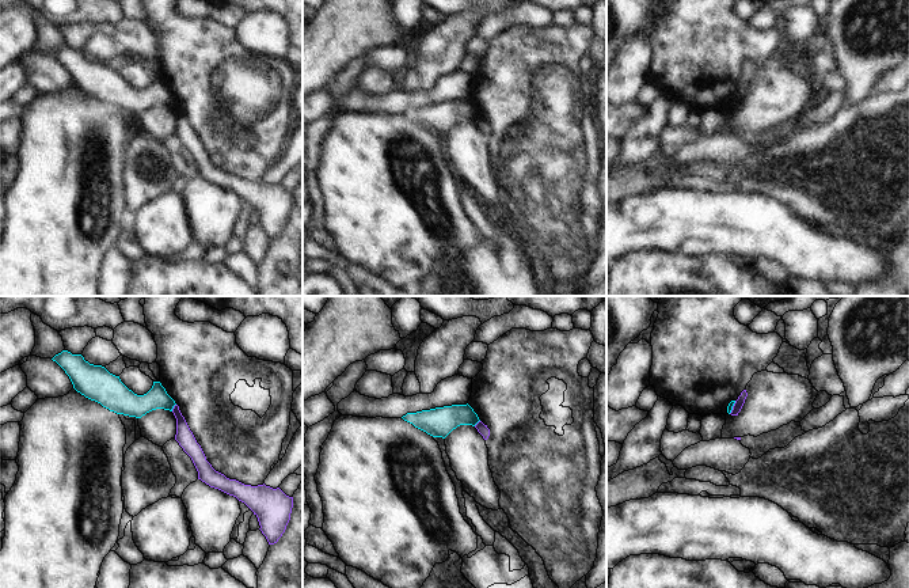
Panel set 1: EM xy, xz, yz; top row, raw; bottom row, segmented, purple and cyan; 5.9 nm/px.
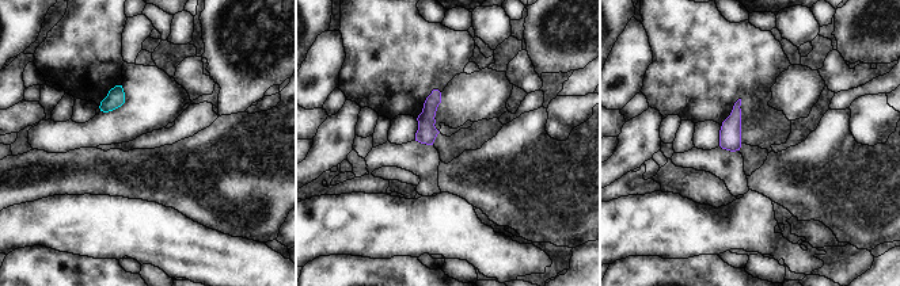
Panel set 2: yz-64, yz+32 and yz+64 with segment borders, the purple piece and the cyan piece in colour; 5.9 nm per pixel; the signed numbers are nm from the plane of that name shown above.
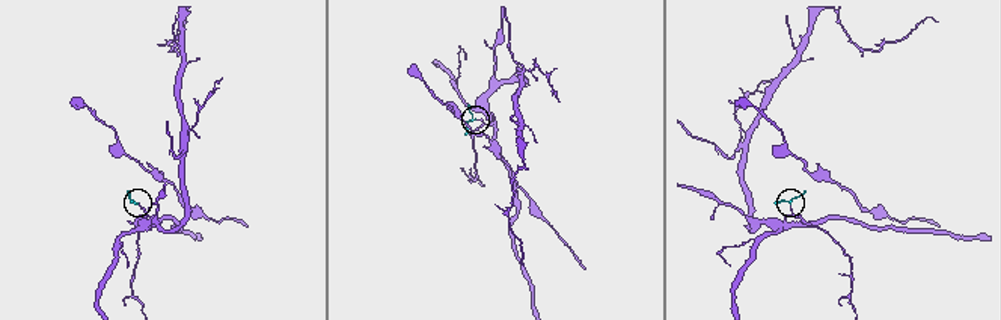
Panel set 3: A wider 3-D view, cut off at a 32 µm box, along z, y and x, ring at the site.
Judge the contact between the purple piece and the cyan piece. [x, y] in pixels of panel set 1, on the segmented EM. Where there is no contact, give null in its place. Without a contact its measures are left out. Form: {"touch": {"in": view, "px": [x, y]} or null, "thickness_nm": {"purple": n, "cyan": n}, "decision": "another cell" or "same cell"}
{"touch": {"in": "xy", "px": [174, 408]}, "thickness_nm": {"purple": 100, "cyan": 140}, "decision": "another cell"}

